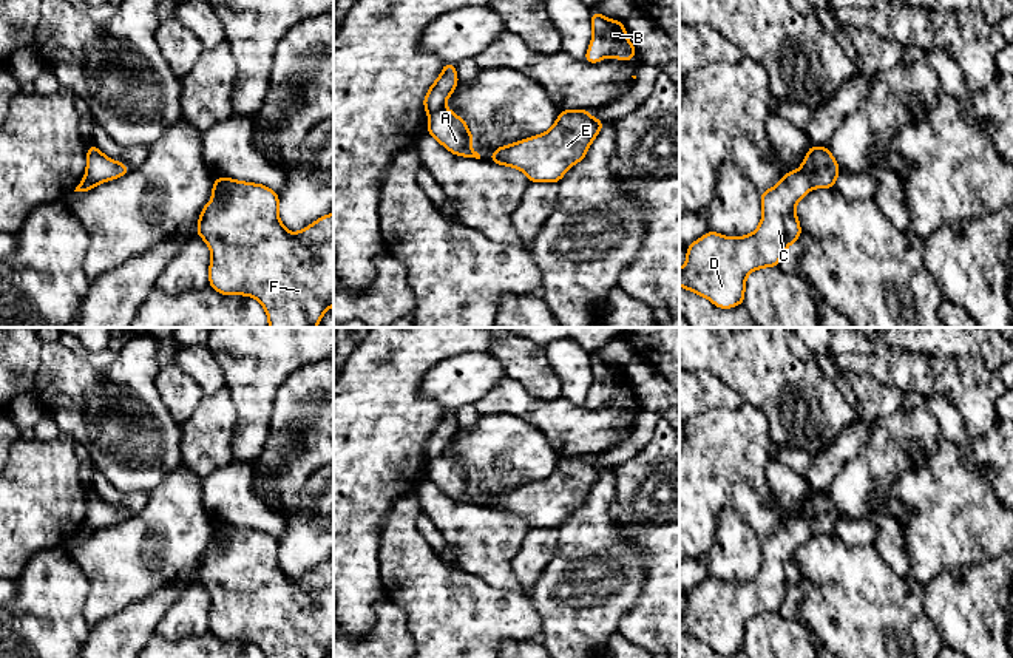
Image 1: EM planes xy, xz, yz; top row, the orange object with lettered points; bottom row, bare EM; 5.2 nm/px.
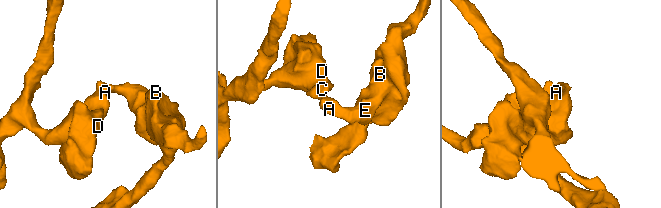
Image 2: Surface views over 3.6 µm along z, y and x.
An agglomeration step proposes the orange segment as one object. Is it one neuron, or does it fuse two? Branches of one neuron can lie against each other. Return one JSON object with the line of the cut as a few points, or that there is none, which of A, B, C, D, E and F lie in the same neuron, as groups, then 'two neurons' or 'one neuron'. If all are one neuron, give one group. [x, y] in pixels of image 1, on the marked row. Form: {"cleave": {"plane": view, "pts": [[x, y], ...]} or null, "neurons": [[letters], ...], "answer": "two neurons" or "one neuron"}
{"cleave": null, "neurons": [["A", "B", "C", "D", "E", "F"]], "answer": "one neuron"}

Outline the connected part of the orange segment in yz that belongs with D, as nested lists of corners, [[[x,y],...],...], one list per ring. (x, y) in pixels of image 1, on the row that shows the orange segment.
[[[811,145],[801,167],[784,173],[781,181],[761,192],[763,216],[755,232],[746,236],[729,238],[709,230],[704,236],[686,247],[687,259],[679,269],[679,286],[706,297],[720,309],[730,309],[744,303],[746,276],[761,267],[775,267],[786,249],[801,236],[795,204],[811,188],[835,187],[840,167],[828,147]]]

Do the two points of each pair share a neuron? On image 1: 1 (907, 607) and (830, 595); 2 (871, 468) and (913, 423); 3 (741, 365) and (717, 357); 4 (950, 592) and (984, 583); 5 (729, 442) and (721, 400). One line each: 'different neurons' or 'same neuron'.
1: same neuron
2: same neuron
3: same neuron
4: same neuron
5: different neurons

